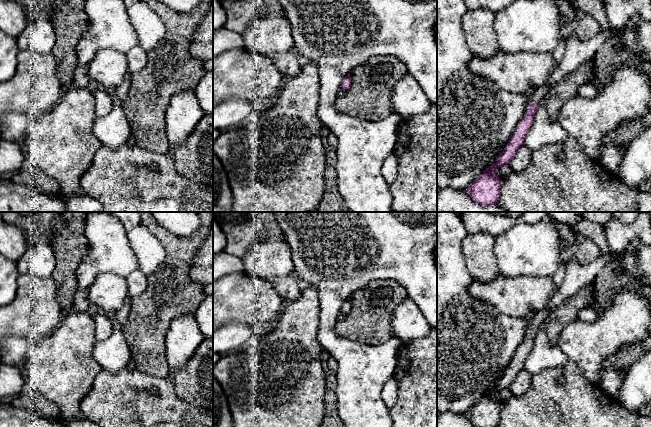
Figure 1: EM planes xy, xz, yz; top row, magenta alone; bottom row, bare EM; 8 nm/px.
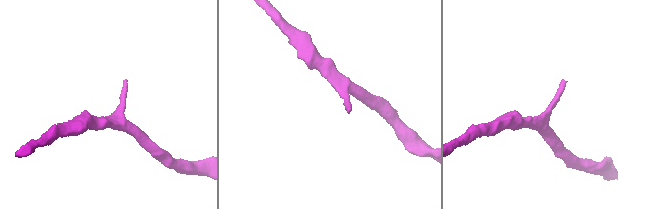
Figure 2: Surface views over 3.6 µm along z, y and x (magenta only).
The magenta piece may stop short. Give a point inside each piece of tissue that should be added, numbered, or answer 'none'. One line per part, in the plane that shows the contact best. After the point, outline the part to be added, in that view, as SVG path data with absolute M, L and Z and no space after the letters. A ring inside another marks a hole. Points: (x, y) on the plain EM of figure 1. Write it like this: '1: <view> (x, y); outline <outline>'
1: yz (539, 318); outline M548 306L540 310L538 313L535 314L535 316L529 320L530 326L533 326L535 328L539 328L544 322L549 314Z

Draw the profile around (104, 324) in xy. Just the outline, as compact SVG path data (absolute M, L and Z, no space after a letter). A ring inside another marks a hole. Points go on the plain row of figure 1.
M99 314L94 317L96 341L104 341L113 334L115 320L113 316Z

